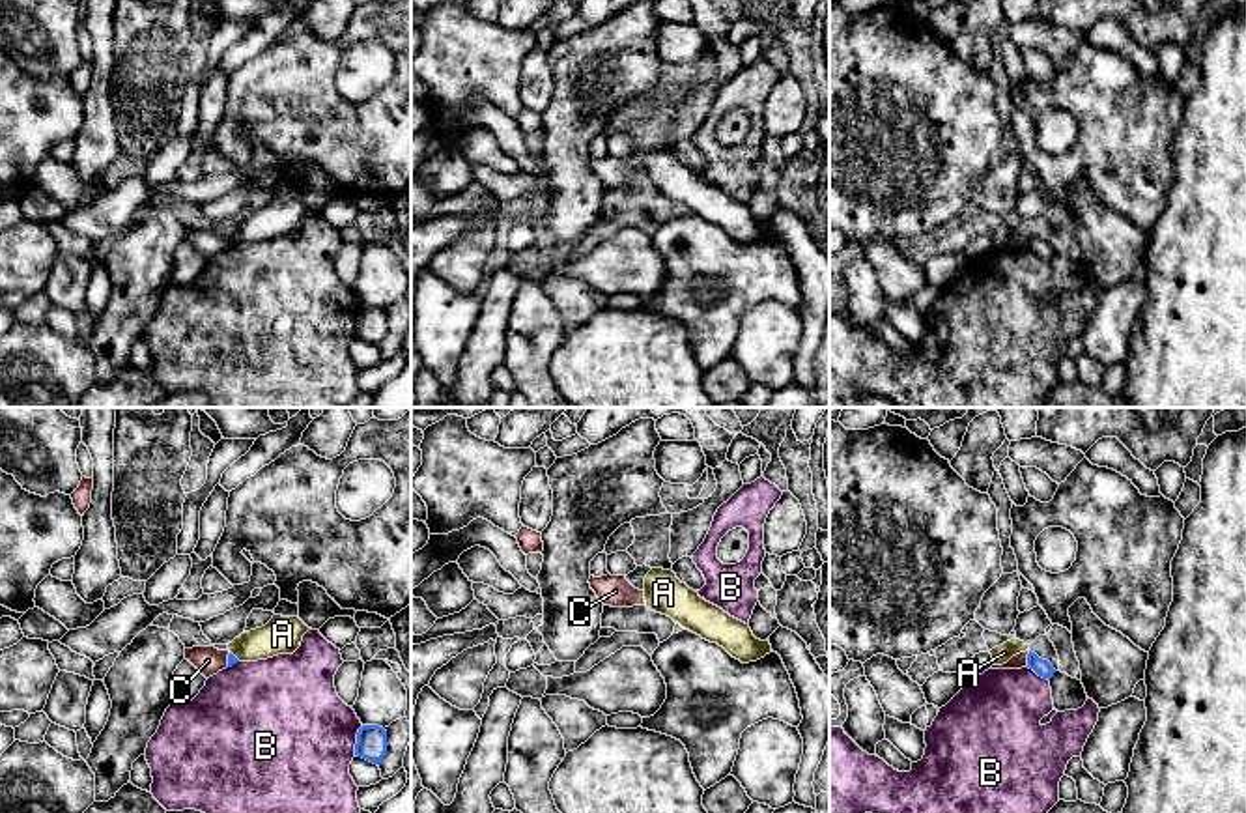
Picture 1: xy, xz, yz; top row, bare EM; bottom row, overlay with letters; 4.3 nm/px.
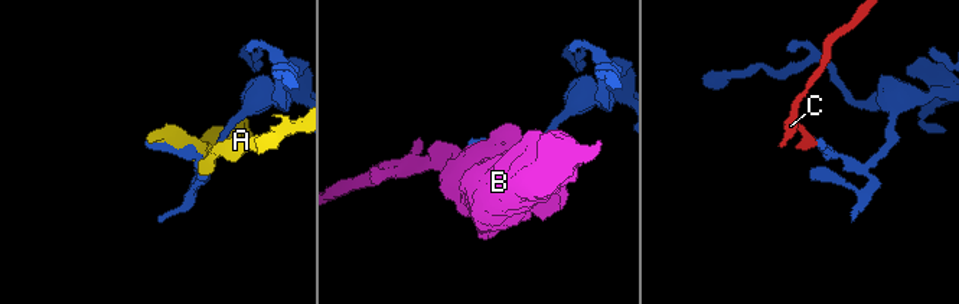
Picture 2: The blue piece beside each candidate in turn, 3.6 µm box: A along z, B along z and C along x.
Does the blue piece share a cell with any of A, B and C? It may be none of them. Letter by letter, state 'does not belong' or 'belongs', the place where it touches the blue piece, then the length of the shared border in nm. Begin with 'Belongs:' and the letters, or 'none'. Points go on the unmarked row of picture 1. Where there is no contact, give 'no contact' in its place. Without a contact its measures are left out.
Belongs: none
A: does not belong; contact xy (234, 238); length 60 nm
B: does not belong; contact xy (357, 322); length 130 nm
C: does not belong; contact yz (1028, 240); length 70 nm

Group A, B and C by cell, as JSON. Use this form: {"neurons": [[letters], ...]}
{"neurons": [["A"], ["B"], ["C"]]}

